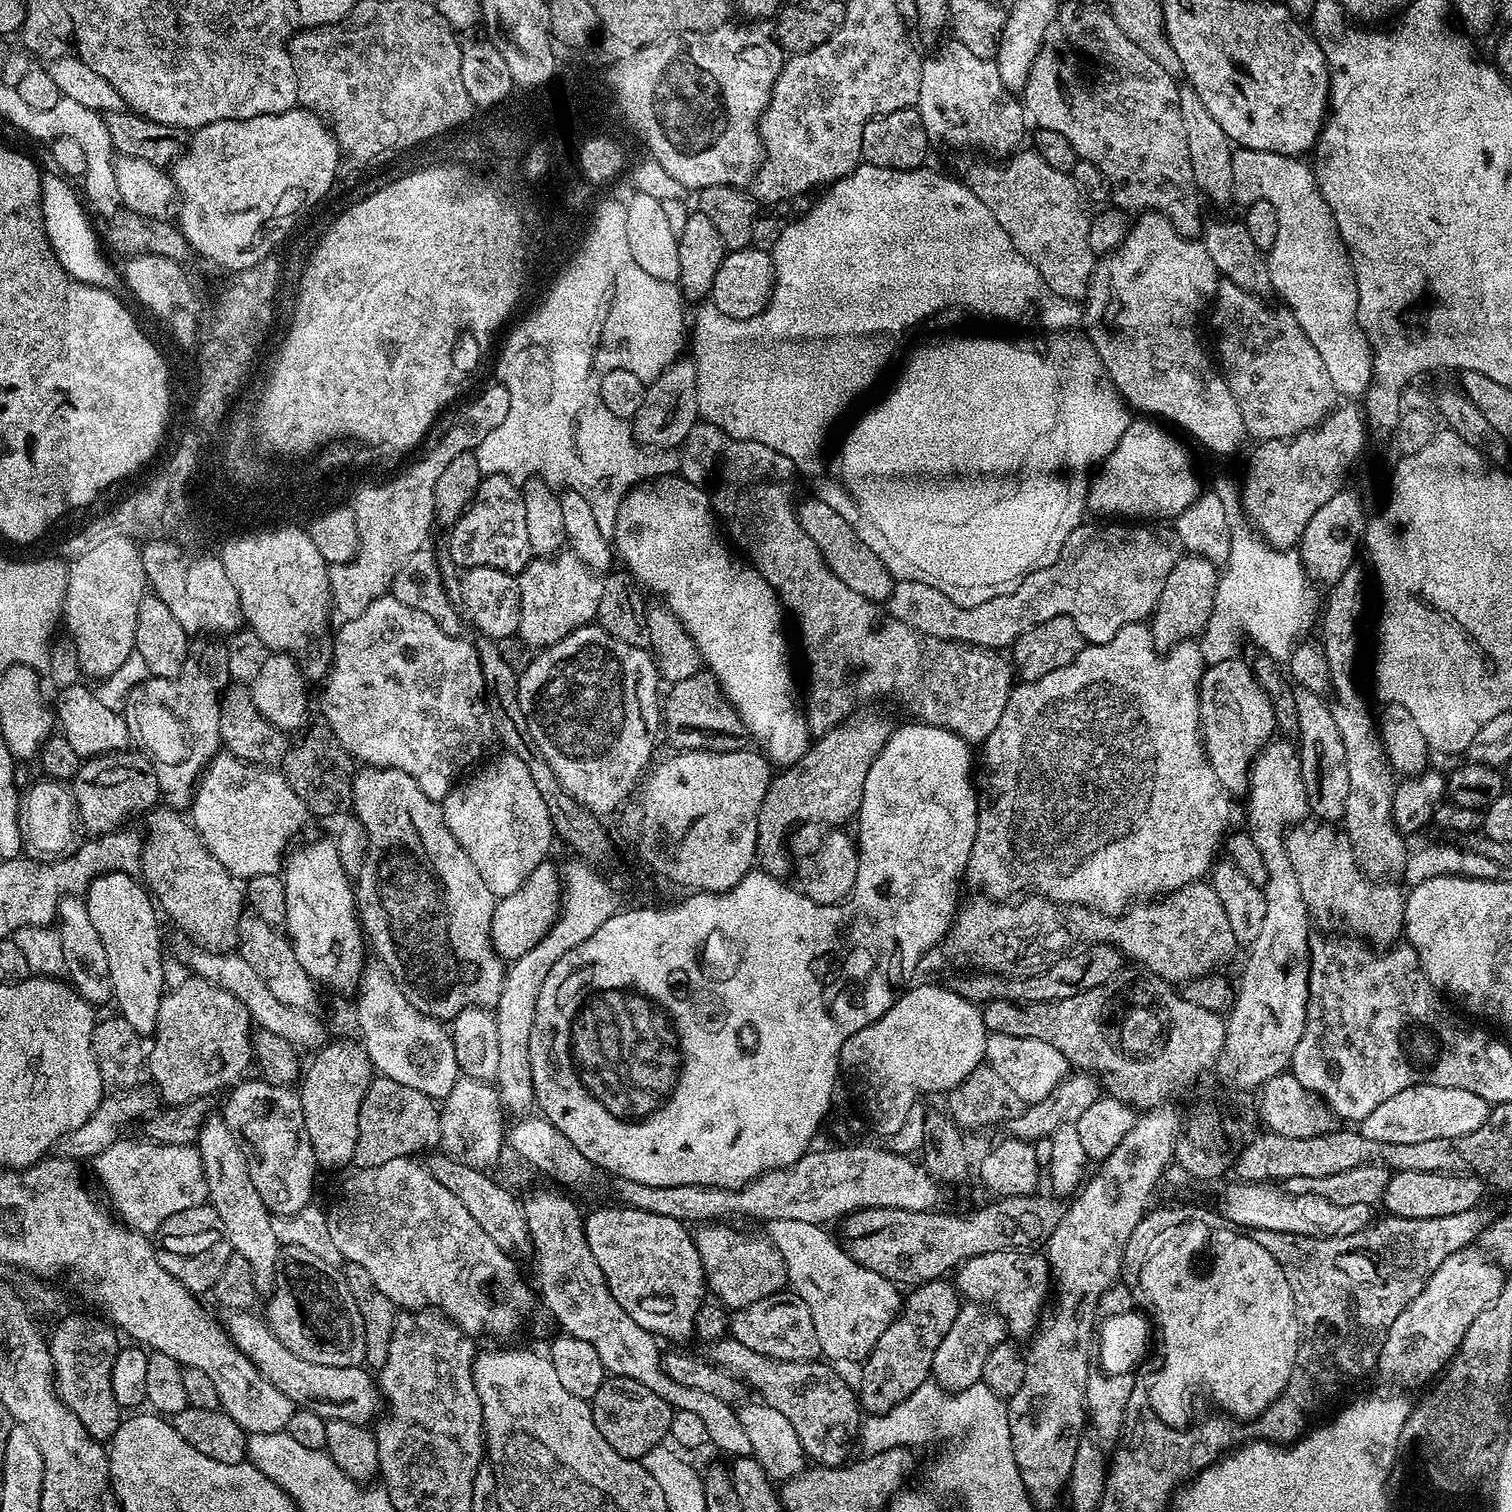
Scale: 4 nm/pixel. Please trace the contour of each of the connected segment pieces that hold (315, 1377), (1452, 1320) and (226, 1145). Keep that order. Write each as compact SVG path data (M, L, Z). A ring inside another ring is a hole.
M248 1310L227 1313L228 1338L270 1383L292 1399L293 1405L309 1408L325 1422L337 1420L368 1426L377 1419L382 1397L377 1381L367 1367L322 1366L318 1362L306 1362L285 1341L276 1337L261 1317L259 1320L250 1313Z
M1472 1251L1448 1256L1446 1262L1442 1262L1442 1266L1428 1277L1422 1294L1410 1302L1408 1309L1398 1314L1398 1322L1394 1322L1384 1343L1384 1355L1378 1365L1379 1375L1391 1381L1412 1374L1412 1386L1422 1386L1431 1376L1439 1377L1444 1371L1441 1362L1446 1348L1468 1338L1467 1331L1474 1318L1478 1318L1487 1307L1494 1306L1504 1286L1505 1269L1483 1251Z
M219 1115L203 1121L198 1139L199 1146L198 1164L203 1168L204 1177L208 1183L207 1203L211 1204L212 1209L216 1212L223 1239L235 1255L237 1252L248 1263L247 1271L250 1273L251 1287L257 1293L271 1293L273 1285L276 1284L276 1269L278 1261L281 1259L282 1245L275 1240L271 1225L272 1213L258 1198L258 1192L254 1190L254 1186L250 1182L245 1151L236 1134L228 1129L226 1122Z

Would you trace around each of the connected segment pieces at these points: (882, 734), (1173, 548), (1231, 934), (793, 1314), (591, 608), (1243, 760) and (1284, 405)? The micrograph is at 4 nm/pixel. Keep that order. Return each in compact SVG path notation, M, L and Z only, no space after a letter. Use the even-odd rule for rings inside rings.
M868 712L865 716L856 714L839 727L819 737L809 747L808 753L794 765L785 767L781 774L773 775L772 785L766 790L766 798L762 800L762 810L758 816L758 842L756 851L758 860L765 869L775 869L775 864L784 856L784 839L795 824L808 824L811 820L824 820L836 812L837 825L844 826L848 819L855 817L860 811L862 790L866 786L866 774L870 774L870 766L876 755L886 746L892 735L893 725L888 725L878 713Z
M1081 522L1070 534L1070 538L1066 538L1065 545L1051 568L1042 569L1039 578L1031 575L1032 580L1022 582L1022 586L1009 596L998 597L974 608L962 608L954 605L945 594L932 588L923 579L915 578L916 580L904 580L901 584L900 581L893 583L892 592L886 601L887 615L927 636L993 650L1007 649L1019 636L1026 634L1026 630L1055 616L1070 618L1088 644L1110 642L1110 638L1114 638L1122 626L1139 624L1151 617L1156 610L1158 598L1162 598L1162 586L1166 586L1166 578L1170 578L1170 570L1174 570L1182 552L1171 535L1163 536L1162 533L1155 532L1152 529L1155 527L1152 526L1123 528L1125 525L1120 522L1094 523L1098 524Z
M1208 882L1188 884L1177 892L1165 895L1159 902L1133 903L1119 916L1106 916L1077 905L1071 905L1070 908L1074 926L1087 926L1080 930L1080 935L1086 934L1086 942L1112 944L1121 956L1129 961L1137 960L1142 967L1152 971L1149 973L1153 977L1166 980L1173 986L1183 986L1200 977L1213 975L1217 971L1216 963L1226 959L1236 948L1237 929L1230 926L1226 910L1222 910L1222 902L1218 902L1211 883Z
M764 1302L754 1304L750 1308L737 1311L730 1320L731 1339L737 1340L750 1350L765 1355L766 1358L780 1360L782 1363L807 1364L815 1361L821 1355L818 1334L814 1330L814 1318L805 1304L791 1302L792 1304L772 1304L776 1302Z
M570 550L559 554L544 554L533 558L516 576L520 591L520 621L518 622L519 639L524 639L532 650L543 650L562 642L574 630L591 624L596 619L598 597L602 594L601 577L591 572Z
M1233 658L1216 660L1200 677L1200 738L1204 755L1225 793L1248 791L1248 770L1260 749L1273 739L1276 719L1270 698L1260 689L1253 669Z
M1224 282L1217 287L1212 312L1212 332L1216 335L1216 356L1219 371L1242 414L1244 431L1256 442L1289 441L1311 433L1320 421L1328 417L1338 393L1332 388L1322 366L1322 358L1312 348L1298 322L1287 309L1281 308L1275 316L1263 308L1261 301L1238 286Z

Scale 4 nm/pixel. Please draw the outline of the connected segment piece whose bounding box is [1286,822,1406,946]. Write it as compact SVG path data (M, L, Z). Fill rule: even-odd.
M1301 822L1288 828L1286 851L1315 927L1317 924L1328 934L1333 933L1330 931L1334 928L1341 928L1344 931L1341 933L1363 938L1376 946L1395 945L1405 931L1405 893L1400 893L1388 882L1371 884L1361 878L1352 865L1351 848L1332 835L1333 825L1328 822L1308 823Z

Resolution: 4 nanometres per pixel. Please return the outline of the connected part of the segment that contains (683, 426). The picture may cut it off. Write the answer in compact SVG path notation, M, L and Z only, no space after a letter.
M677 358L664 368L656 380L644 389L642 406L630 418L632 436L645 450L676 450L686 434L698 422L696 407L696 363L691 358Z

